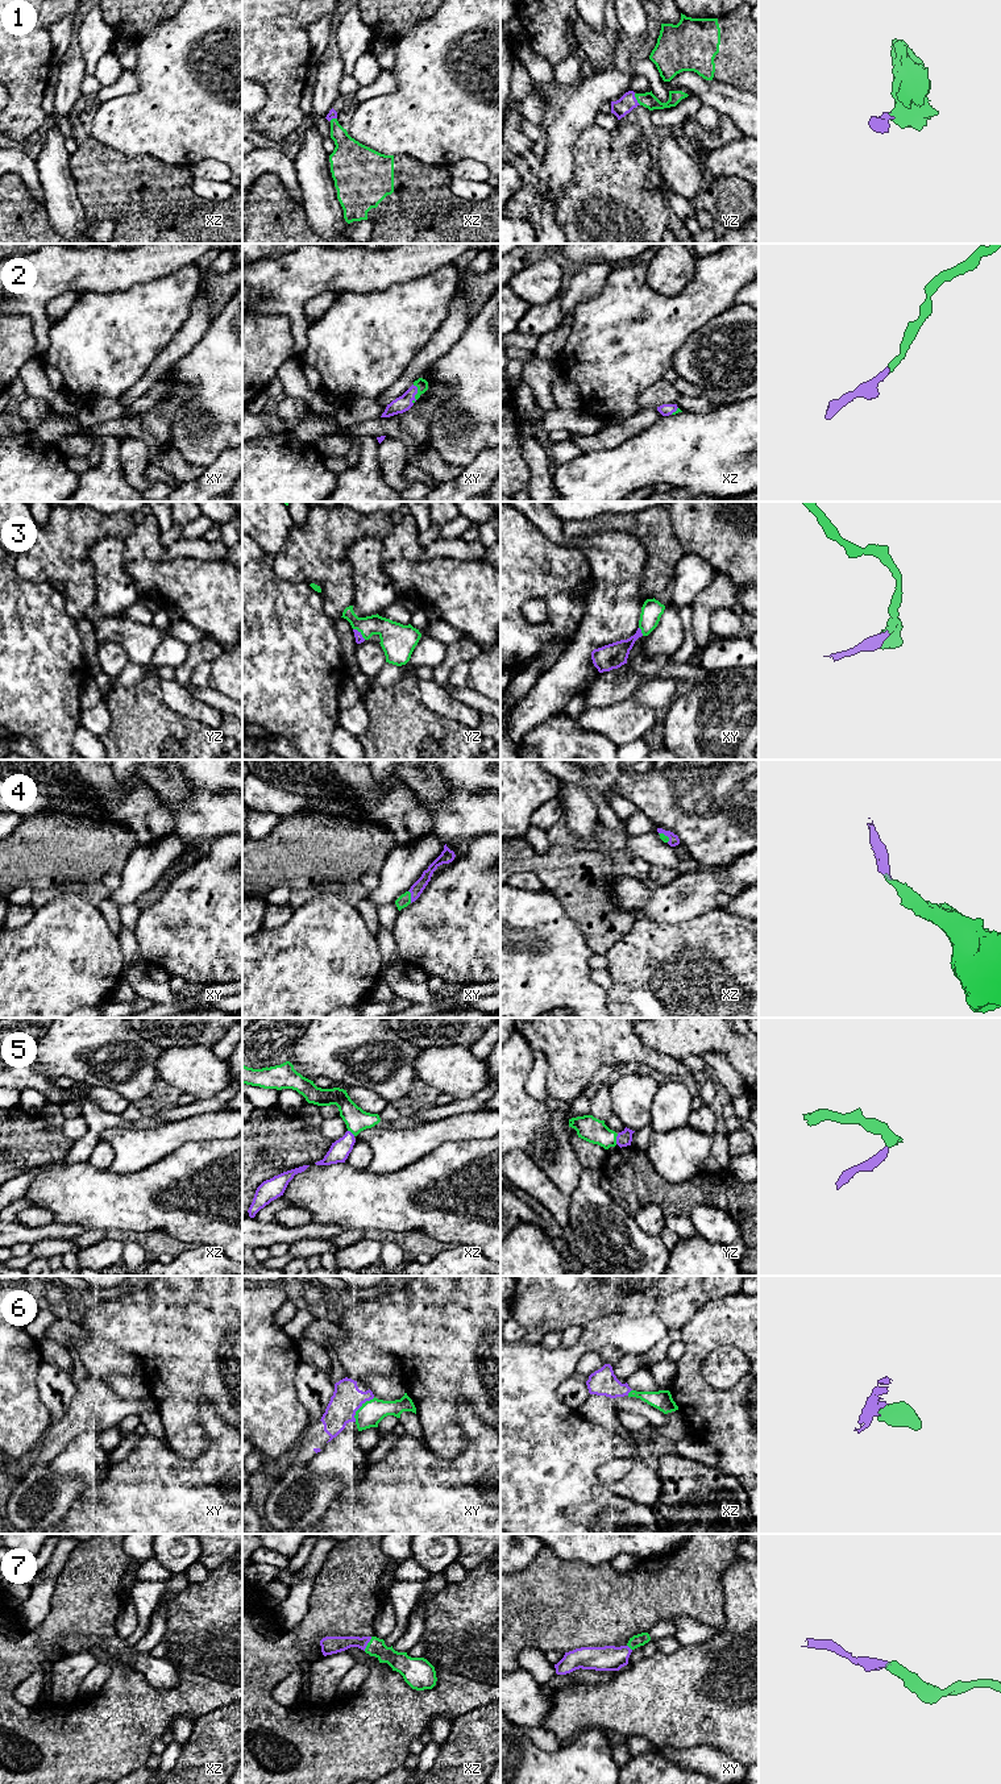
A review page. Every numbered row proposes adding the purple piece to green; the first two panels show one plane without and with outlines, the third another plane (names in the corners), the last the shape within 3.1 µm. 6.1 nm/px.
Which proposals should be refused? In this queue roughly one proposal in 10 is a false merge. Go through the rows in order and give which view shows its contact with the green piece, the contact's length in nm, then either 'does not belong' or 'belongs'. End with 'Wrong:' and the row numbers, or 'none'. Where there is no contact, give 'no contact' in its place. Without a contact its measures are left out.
1: meets green in yz; contact 80 nm long; belongs
2: meets green in xy; contact 120 nm long; belongs
3: meets green in xy; contact 60 nm long; belongs
4: meets green in xy; contact 80 nm long; belongs
5: meets green in yz; contact 70 nm long; belongs
6: meets green in xy; contact 200 nm long; belongs
7: meets green in xz; contact 100 nm long; belongs
Wrong: none

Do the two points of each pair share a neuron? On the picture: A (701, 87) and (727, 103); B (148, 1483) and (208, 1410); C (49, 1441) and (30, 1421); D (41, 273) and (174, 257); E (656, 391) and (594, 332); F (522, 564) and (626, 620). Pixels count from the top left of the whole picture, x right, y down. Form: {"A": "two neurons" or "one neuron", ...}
{"A": "one neuron", "B": "one neuron", "C": "two neurons", "D": "one neuron", "E": "two neurons", "F": "two neurons"}

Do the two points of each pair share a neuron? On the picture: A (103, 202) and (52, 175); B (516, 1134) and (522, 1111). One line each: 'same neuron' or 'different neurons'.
A: different neurons
B: same neuron

